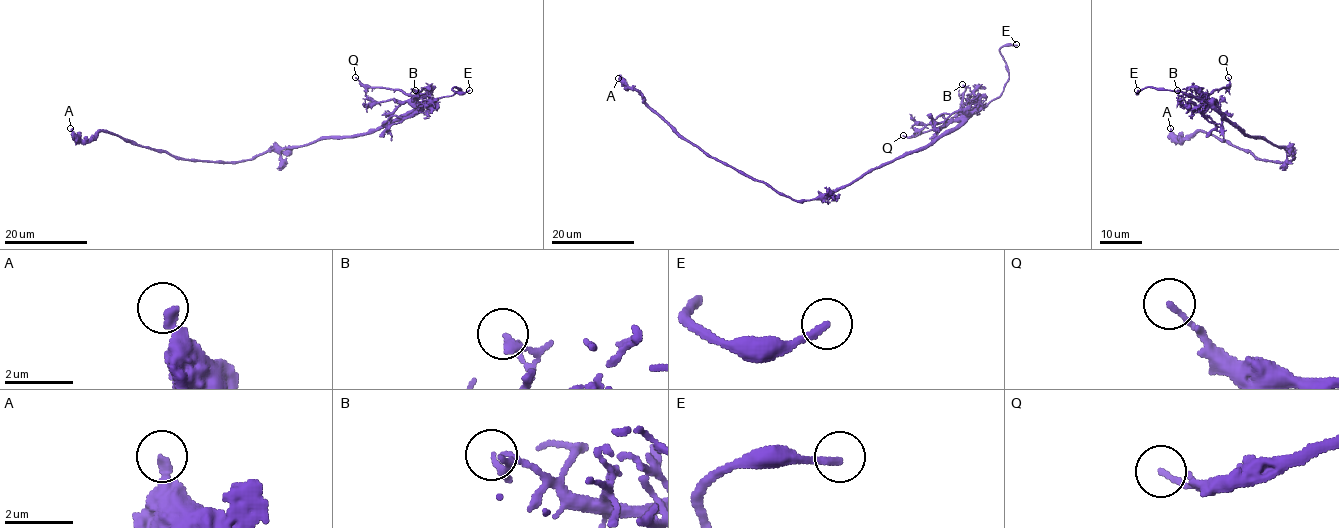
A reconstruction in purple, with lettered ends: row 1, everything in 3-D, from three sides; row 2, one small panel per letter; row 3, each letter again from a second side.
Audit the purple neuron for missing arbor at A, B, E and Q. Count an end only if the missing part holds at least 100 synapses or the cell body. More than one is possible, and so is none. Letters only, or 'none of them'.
E

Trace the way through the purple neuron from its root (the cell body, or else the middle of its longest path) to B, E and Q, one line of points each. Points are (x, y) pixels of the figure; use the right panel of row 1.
B: (1284, 147), (1264, 138), (1249, 137), (1202, 96), (1188, 96), (1177, 90)
E: (1284, 147), (1264, 138), (1249, 137), (1210, 104), (1183, 92), (1152, 87), (1137, 90)
Q: (1284, 147), (1264, 138), (1249, 137), (1206, 98), (1213, 90), (1227, 87), (1228, 77)

